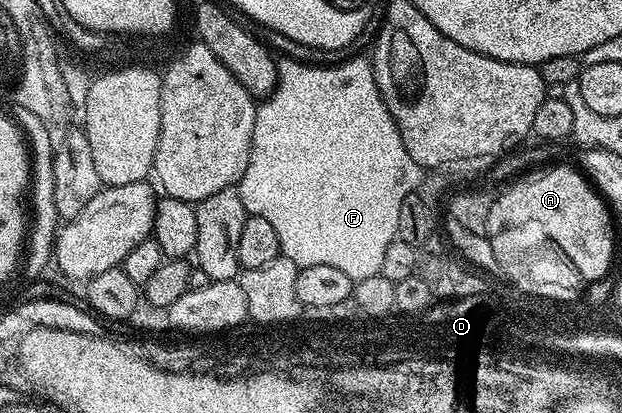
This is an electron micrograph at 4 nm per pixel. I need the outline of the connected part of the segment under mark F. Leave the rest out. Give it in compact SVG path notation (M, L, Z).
M353 58L342 66L328 64L304 66L301 62L281 60L277 63L277 89L258 105L257 123L253 129L253 147L245 175L241 177L239 189L246 211L250 215L258 214L263 220L271 220L271 228L279 235L281 253L296 262L298 267L311 264L331 264L331 268L339 268L339 272L347 272L347 276L360 280L367 276L381 273L383 264L383 248L387 248L390 240L397 237L399 224L399 208L403 208L403 200L414 193L419 181L419 167L415 160L409 158L407 148L397 131L397 123L393 121L389 111L389 103L383 100L381 90L373 75L372 61Z

